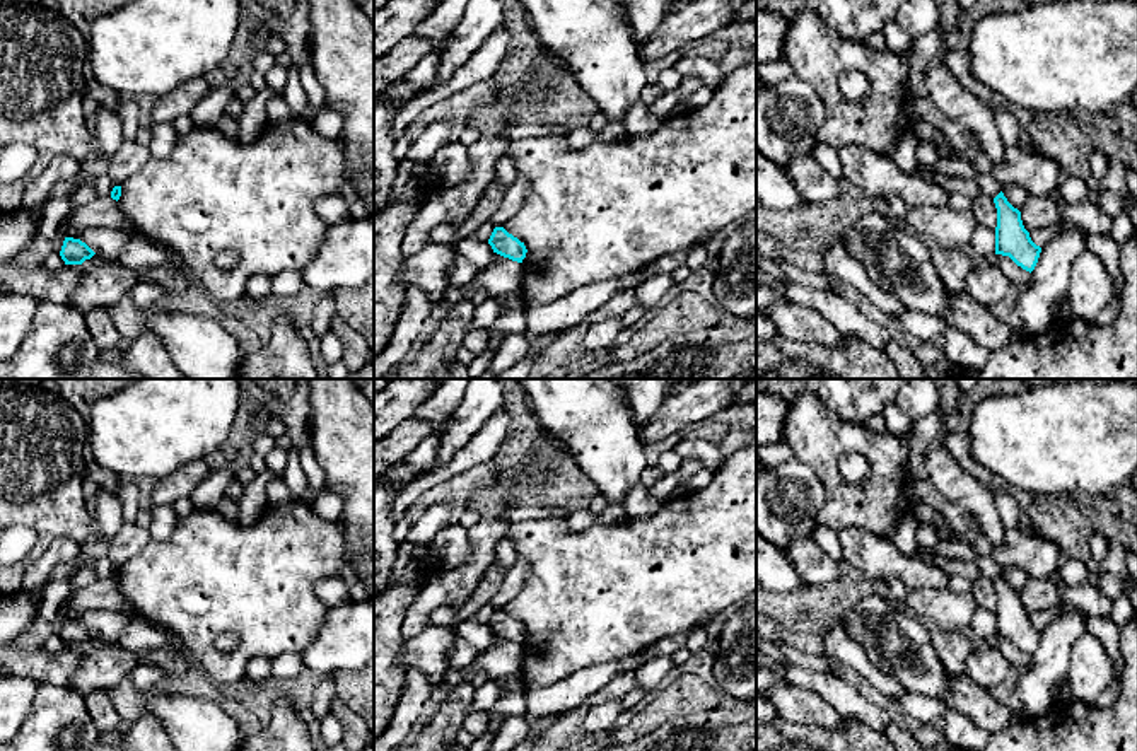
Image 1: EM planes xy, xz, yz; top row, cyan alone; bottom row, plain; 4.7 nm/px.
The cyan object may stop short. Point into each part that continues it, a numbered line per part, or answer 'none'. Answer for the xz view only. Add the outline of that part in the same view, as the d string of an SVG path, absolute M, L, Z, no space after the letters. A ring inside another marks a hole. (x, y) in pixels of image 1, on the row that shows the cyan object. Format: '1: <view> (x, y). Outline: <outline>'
none

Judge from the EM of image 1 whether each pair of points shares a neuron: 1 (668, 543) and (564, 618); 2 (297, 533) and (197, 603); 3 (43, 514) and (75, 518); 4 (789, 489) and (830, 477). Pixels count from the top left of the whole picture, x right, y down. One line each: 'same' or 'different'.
1: same
2: same
3: same
4: different

